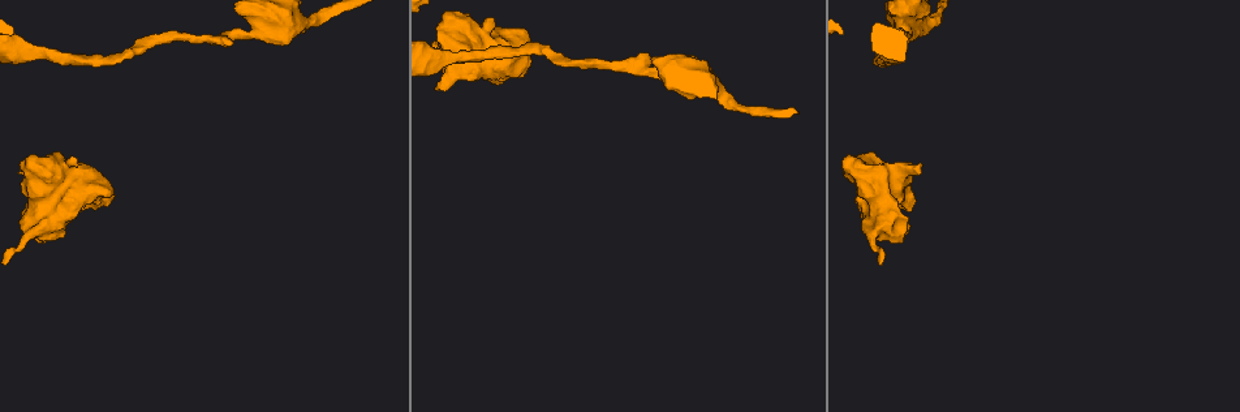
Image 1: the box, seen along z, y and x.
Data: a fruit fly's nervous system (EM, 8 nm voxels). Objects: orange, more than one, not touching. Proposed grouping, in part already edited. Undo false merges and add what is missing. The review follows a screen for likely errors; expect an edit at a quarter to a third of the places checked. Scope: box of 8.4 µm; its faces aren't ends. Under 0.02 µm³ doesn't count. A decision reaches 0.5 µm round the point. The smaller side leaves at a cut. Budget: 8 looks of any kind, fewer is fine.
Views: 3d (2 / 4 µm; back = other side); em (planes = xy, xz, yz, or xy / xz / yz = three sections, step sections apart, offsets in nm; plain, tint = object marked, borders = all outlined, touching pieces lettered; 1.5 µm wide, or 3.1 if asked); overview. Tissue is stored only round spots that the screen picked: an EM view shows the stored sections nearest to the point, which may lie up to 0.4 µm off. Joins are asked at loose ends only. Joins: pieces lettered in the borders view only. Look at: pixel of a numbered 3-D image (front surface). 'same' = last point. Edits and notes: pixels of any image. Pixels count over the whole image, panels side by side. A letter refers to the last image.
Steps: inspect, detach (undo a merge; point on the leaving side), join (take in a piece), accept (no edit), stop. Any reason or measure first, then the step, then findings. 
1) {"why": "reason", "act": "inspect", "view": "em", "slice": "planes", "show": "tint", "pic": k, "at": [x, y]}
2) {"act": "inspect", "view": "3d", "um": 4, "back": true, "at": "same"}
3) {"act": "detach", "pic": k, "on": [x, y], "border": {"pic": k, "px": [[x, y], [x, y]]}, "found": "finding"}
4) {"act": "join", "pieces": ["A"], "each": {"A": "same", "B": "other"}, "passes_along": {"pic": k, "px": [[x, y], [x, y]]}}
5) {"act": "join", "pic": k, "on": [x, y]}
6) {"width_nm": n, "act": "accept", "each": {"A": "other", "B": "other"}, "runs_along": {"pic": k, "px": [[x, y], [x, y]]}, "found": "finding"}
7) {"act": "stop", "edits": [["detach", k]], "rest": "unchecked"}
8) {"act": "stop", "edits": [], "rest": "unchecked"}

{"why": "an open end", "act": "inspect", "view": "em", "slice": "planes", "show": "borders", "pic": 1, "at": [490, 20]}

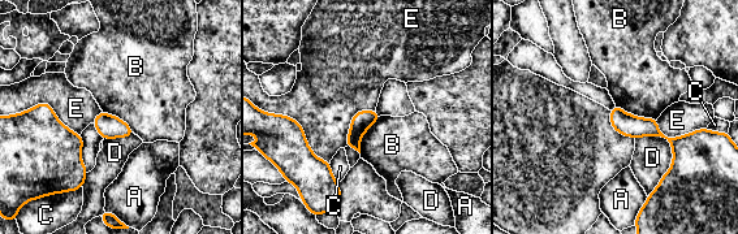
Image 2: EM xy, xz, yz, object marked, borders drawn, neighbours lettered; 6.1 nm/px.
{"act": "accept", "each": {"A": "other", "B": "other", "C": "other", "D": "other", "E": "other"}, "runs_along": {"pic": 2, "px": [[613, 112], [670, 141], [693, 137]]}, "found": "none of them fits"}

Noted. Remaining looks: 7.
{"why": "free end", "act": "inspect", "view": "3d", "um": 4, "pic": 1, "at": [919, 172]}

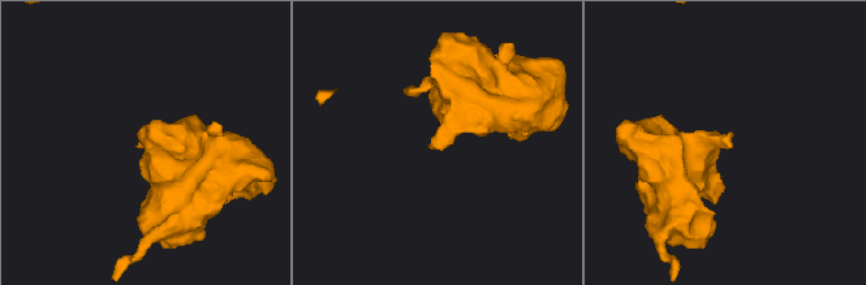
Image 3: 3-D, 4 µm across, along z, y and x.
{"why": "shape alone is not enough", "act": "inspect", "view": "em", "slice": "xz", "step": 4, "show": "tint", "pic": 3, "at": [431, 146]}

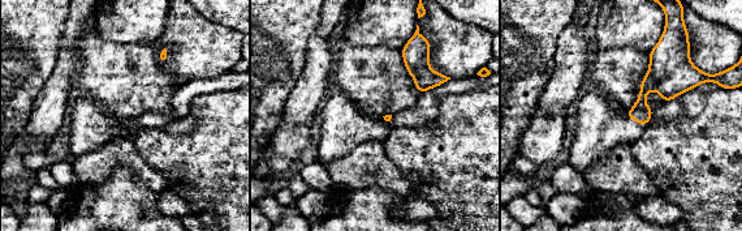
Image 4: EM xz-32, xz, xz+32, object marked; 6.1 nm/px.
{"act": "inspect", "view": "em", "slice": "planes", "show": "borders", "at": "same"}

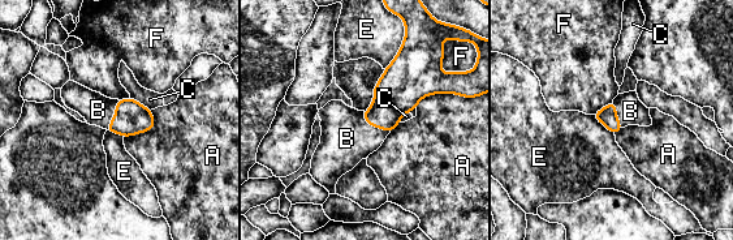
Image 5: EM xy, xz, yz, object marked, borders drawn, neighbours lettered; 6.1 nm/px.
{"act": "join", "pieces": ["B"], "each": {"A": "other", "B": "same", "C": "other", "E": "other", "F": "other"}, "passes_along": {"pic": 5, "px": [[396, 93], [373, 125], [346, 138]]}, "found": "the cell continues"}

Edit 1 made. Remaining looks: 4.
{"why": "arms run side by side", "act": "inspect", "view": "em", "um": 3.1, "slice": "planes", "show": "tint", "pic": 1, "at": [258, 32]}

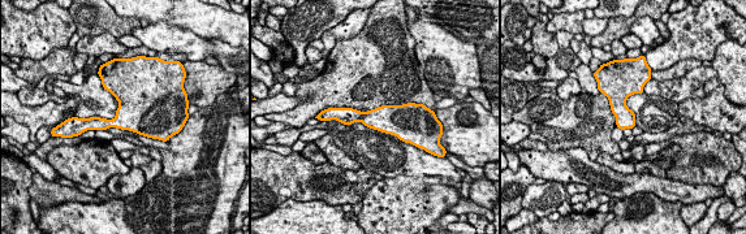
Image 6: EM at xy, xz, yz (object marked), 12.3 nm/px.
{"act": "inspect", "view": "em", "um": 3.1, "slice": "planes", "show": "borders", "at": "same"}

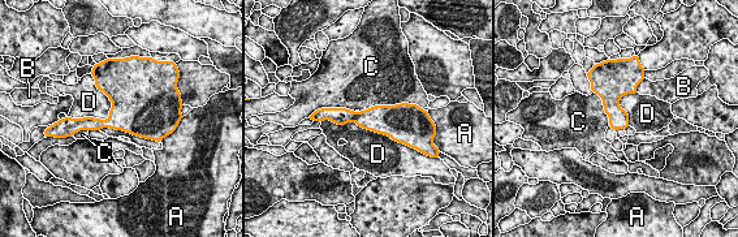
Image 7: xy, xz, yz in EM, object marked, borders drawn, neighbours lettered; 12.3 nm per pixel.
{"act": "accept", "each": {"A": "other", "B": "other", "C": "other", "D": "other"}, "border": {"pic": 7, "px": [[410, 103], [375, 104], [359, 112]]}, "found": "one cell here"}

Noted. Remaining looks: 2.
{"act": "stop", "edits": [["join", 5]], "rest": "unchecked"}

